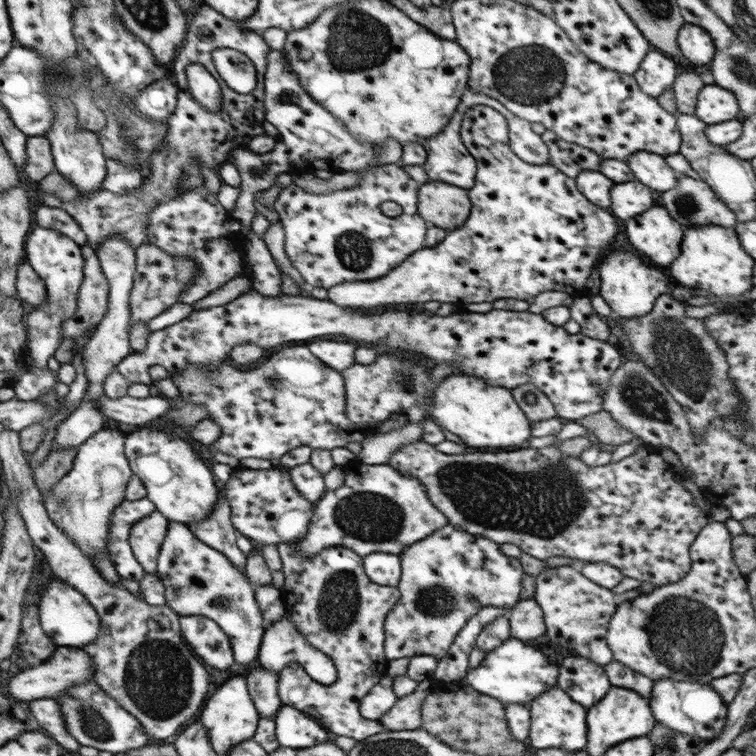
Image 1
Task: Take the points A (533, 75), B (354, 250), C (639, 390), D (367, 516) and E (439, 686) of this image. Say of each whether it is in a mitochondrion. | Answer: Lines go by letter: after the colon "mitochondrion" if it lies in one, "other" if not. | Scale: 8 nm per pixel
A: mitochondrion
B: mitochondrion
C: mitochondrion
D: mitochondrion
E: other

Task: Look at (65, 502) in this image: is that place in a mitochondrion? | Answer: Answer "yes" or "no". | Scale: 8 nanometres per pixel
yes

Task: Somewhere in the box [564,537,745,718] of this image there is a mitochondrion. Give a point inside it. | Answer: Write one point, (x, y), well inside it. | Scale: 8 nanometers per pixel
(680, 634)

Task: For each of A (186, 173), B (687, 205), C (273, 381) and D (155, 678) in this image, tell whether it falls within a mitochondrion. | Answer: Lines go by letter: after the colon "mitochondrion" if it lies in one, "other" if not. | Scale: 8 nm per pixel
A: mitochondrion
B: mitochondrion
C: mitochondrion
D: mitochondrion

